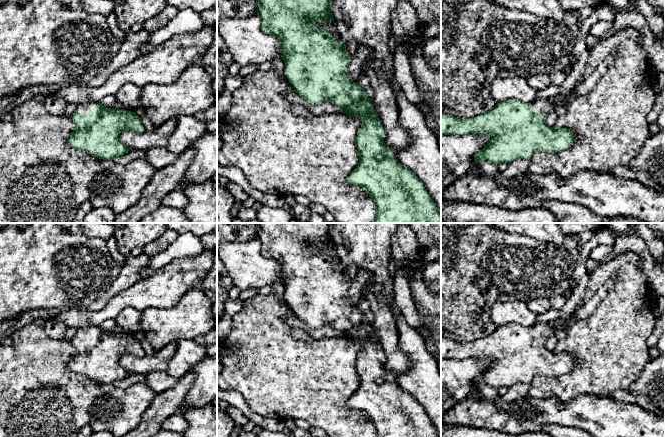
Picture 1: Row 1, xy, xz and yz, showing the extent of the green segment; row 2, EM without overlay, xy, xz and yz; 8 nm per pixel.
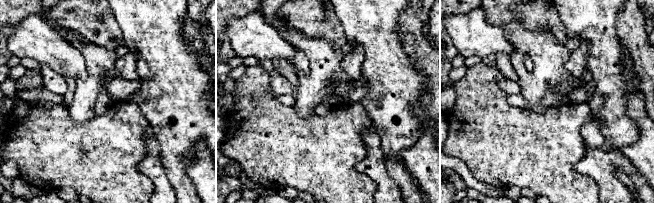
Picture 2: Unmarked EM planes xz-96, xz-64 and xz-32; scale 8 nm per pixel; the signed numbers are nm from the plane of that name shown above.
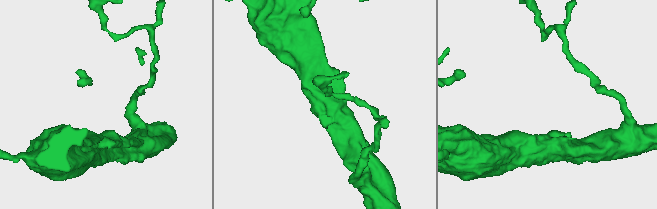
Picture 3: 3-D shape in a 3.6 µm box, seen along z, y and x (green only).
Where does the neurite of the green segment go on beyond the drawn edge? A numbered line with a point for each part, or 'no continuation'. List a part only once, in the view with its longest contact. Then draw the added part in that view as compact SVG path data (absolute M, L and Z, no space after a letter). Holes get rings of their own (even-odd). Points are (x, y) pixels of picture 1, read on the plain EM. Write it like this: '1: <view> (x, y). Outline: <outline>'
1: xy (88, 332). Outline: M90 326L86 329L77 330L76 337L77 338L90 338L93 335L94 331L97 331L97 326Z

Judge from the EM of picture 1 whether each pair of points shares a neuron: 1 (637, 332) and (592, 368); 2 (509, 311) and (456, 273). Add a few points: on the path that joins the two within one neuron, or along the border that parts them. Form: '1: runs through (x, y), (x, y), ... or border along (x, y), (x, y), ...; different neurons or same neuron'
1: runs through (626, 334), (603, 357); same neuron
2: border along (519, 299), (496, 301), (490, 311), (490, 320); different neurons

